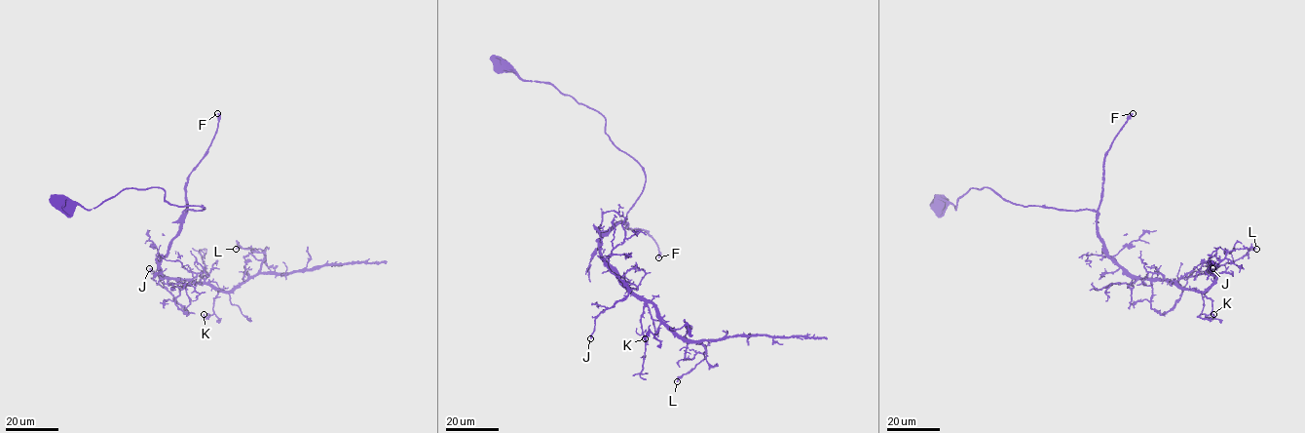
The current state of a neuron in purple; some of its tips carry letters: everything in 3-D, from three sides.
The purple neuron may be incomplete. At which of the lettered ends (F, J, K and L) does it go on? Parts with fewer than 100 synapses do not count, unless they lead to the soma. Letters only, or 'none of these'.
F

